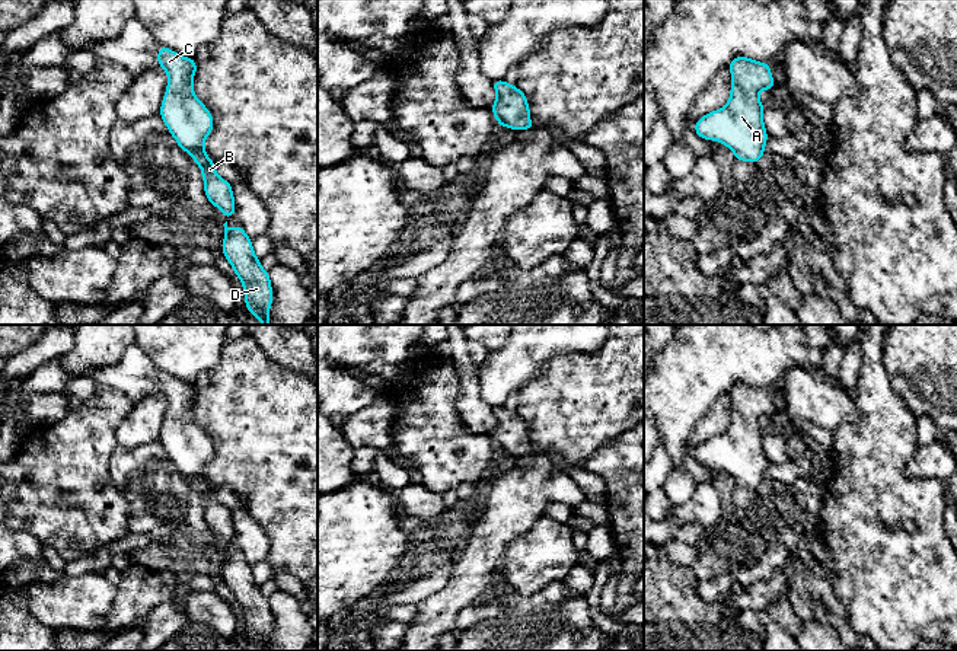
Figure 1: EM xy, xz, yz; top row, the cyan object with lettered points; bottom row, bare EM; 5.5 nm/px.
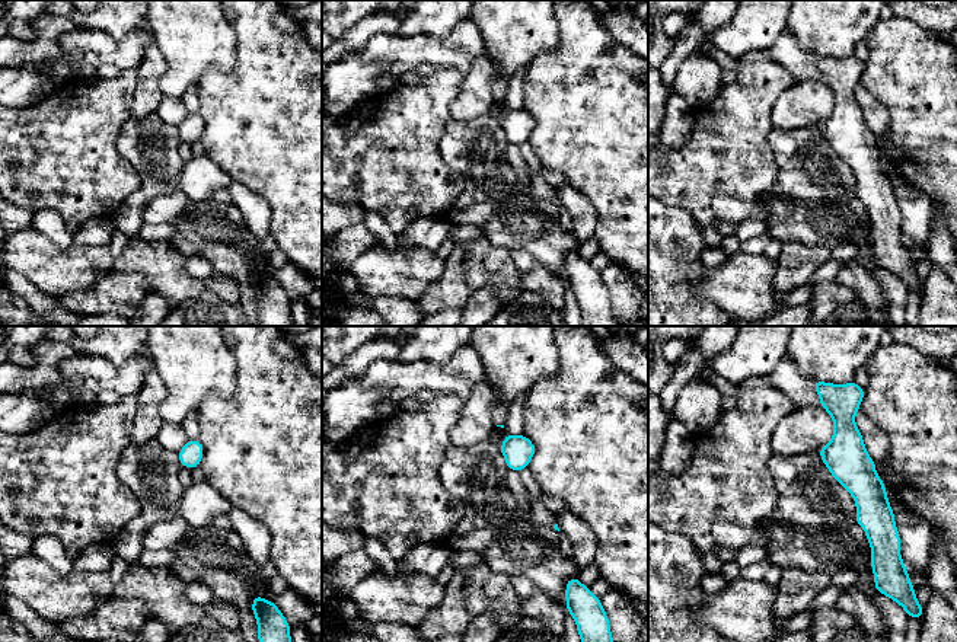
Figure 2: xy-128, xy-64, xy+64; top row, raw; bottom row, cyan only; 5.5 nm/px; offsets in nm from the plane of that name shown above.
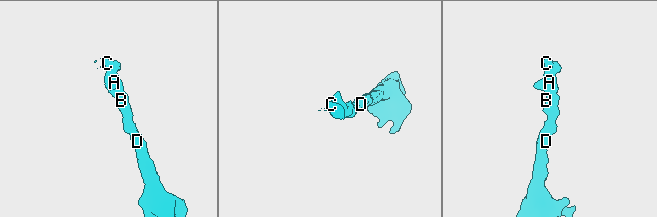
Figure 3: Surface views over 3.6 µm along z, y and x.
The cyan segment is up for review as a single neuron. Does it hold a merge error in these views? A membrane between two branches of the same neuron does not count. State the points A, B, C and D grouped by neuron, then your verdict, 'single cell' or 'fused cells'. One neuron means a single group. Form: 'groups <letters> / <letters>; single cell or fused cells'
groups A B C D; single cell

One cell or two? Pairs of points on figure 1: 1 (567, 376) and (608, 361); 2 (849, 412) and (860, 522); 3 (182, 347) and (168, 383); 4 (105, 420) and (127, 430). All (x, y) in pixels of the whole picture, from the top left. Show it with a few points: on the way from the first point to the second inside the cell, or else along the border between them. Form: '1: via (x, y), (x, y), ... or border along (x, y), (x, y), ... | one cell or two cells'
1: via (577, 376), (593, 376), (597, 372) | one cell
2: border along (852, 395), (858, 418), (844, 421), (832, 431) | two cells
3: border along (144, 353), (159, 370), (193, 385) | two cells
4: border along (134, 404), (117, 428), (117, 444) | two cells

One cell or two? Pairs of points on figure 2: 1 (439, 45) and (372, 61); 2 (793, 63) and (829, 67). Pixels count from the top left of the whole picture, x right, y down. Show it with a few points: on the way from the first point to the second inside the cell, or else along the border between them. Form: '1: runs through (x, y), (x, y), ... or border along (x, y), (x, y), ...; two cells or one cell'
1: runs through (423, 48), (388, 54); one cell
2: runs through (801, 63), (817, 63), (820, 66); one cell

